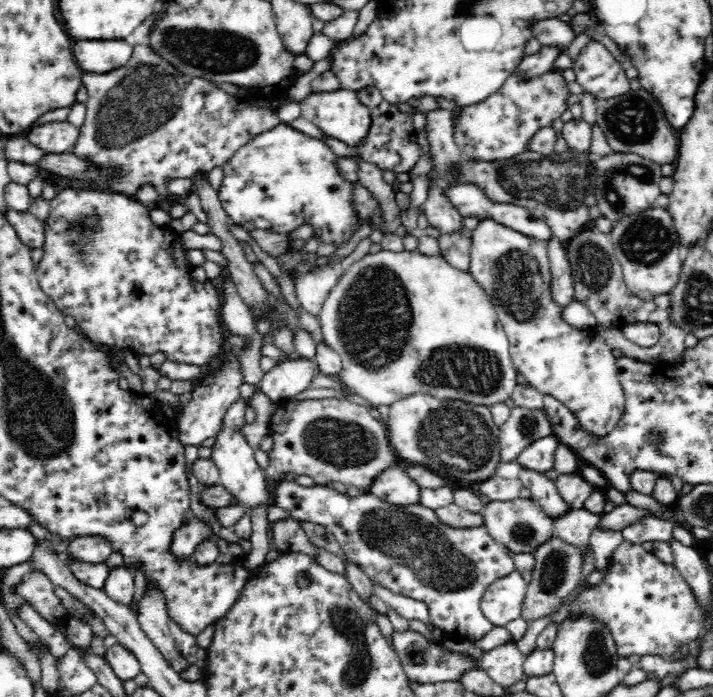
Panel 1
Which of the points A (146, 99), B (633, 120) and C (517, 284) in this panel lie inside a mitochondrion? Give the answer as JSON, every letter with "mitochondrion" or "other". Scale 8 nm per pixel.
{"A":"mitochondrion","B":"mitochondrion","C":"mitochondrion"}

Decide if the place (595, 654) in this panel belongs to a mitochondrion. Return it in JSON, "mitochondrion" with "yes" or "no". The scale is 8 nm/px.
{"mitochondrion":"yes"}

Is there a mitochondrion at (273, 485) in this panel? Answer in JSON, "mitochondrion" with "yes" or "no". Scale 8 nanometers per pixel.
{"mitochondrion":"no"}

